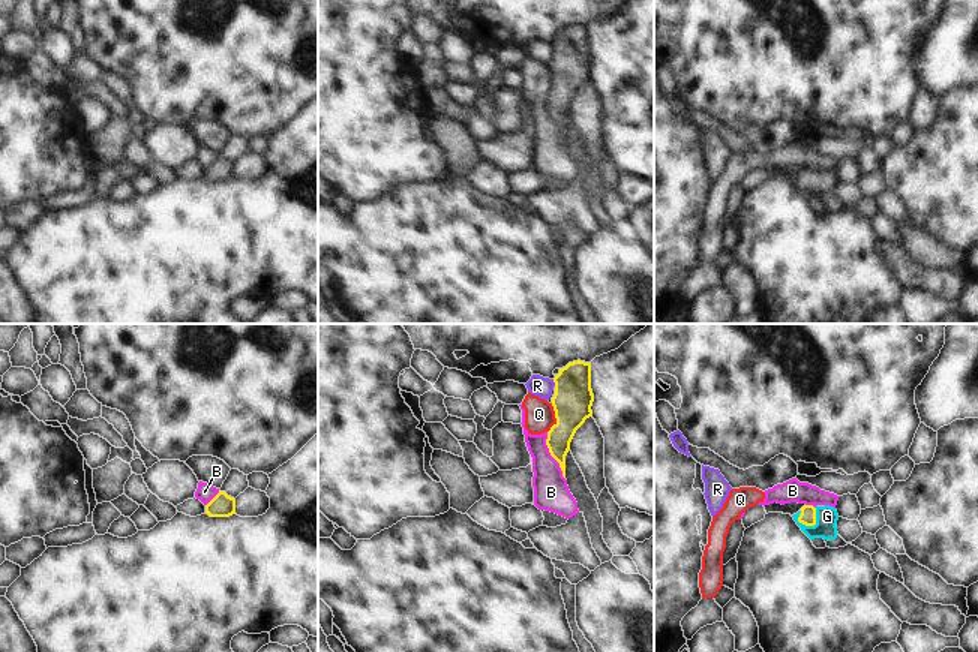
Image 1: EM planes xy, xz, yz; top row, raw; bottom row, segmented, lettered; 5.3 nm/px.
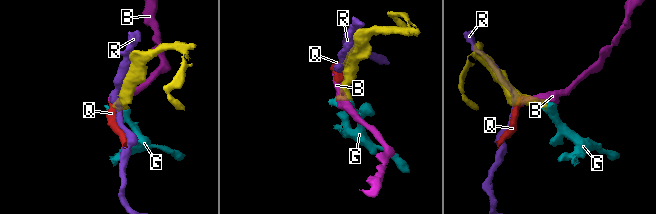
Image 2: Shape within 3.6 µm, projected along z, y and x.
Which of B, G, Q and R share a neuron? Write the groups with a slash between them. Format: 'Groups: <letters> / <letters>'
Groups: B Q / G / R

